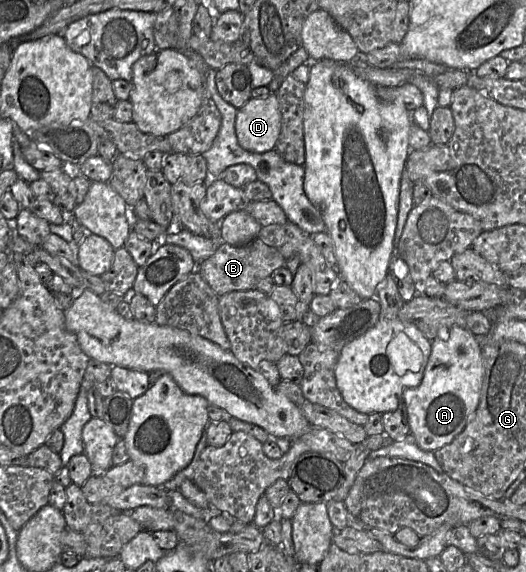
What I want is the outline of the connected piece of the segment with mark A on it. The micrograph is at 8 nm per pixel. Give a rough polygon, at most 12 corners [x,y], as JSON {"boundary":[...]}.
{"boundary":[[441,327],[421,384],[403,392],[425,451],[451,443],[477,410],[482,348]]}

